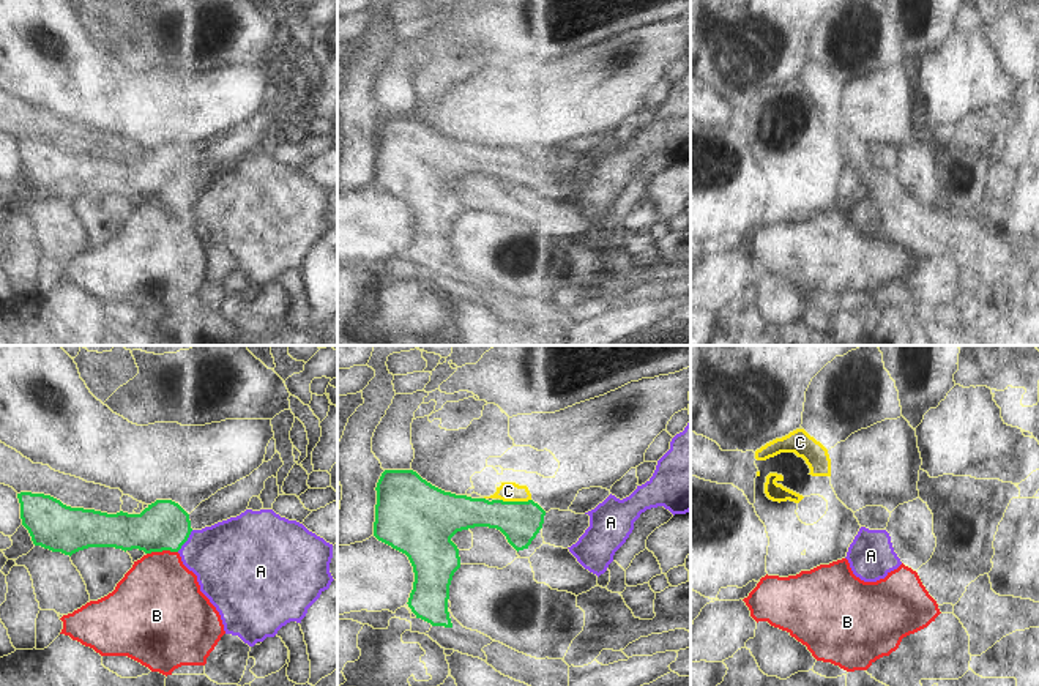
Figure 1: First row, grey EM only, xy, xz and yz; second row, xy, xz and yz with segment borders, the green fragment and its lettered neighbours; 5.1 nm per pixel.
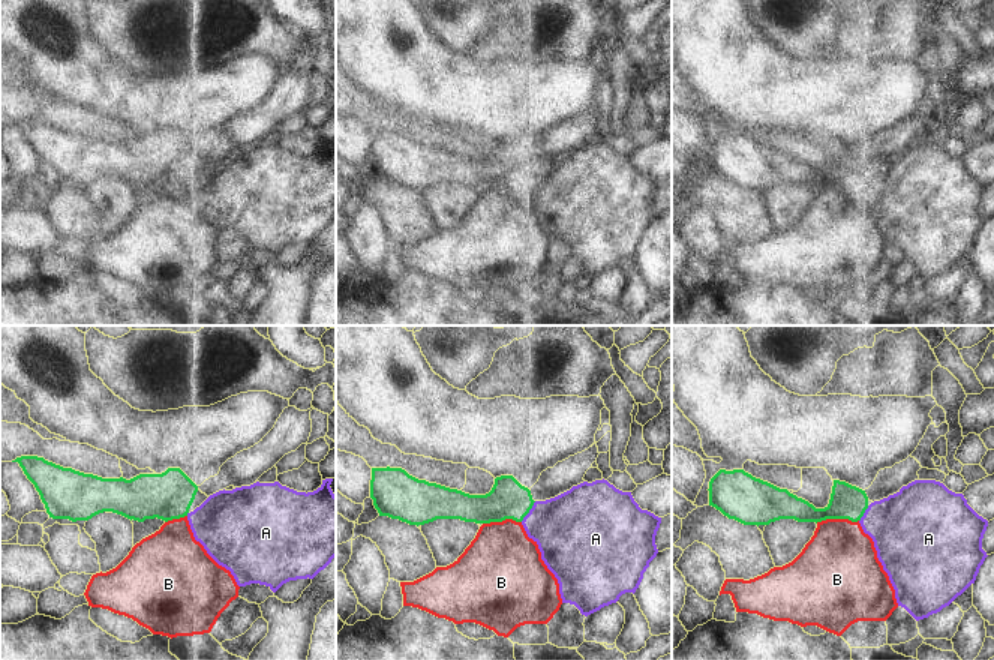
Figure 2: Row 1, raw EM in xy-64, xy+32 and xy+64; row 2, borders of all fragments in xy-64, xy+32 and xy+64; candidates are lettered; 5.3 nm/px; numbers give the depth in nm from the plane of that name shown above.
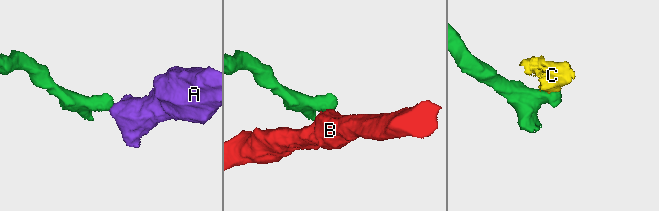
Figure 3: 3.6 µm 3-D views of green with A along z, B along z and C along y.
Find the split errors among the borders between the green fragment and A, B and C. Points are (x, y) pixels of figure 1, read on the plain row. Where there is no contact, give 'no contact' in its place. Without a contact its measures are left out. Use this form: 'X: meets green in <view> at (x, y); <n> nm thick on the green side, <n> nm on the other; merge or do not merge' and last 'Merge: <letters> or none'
A: meets green in xy at (186, 186); 260 nm thick on the green side, 400 nm on the other; do not merge
B: meets green in xy at (161, 197); 260 nm thick on the green side, 420 nm on the other; do not merge
C: meets green in xz at (516, 149); 200 nm thick on the green side, 100 nm on the other; do not merge
Merge: none

